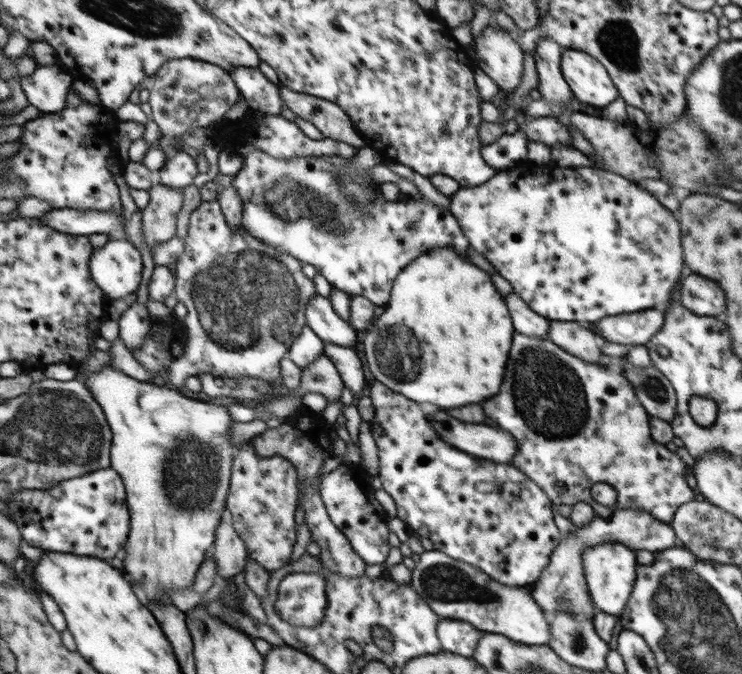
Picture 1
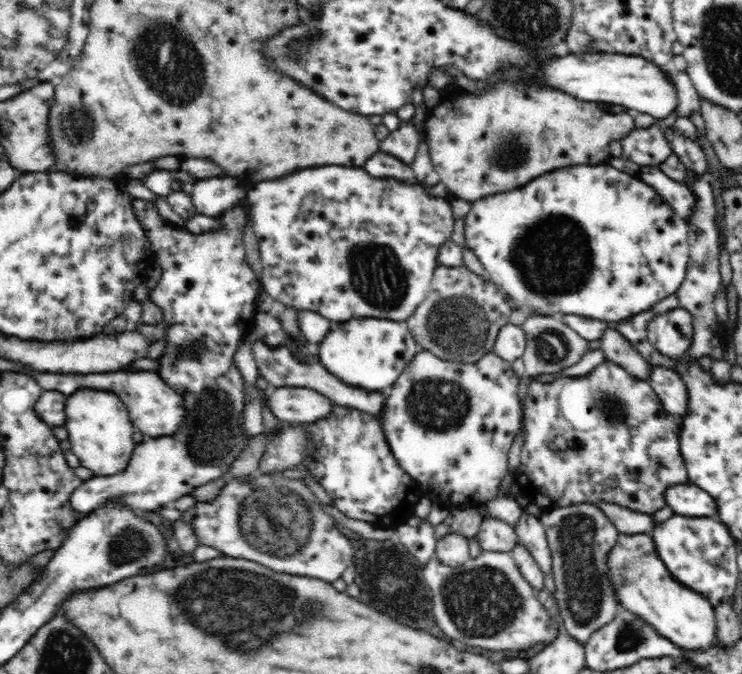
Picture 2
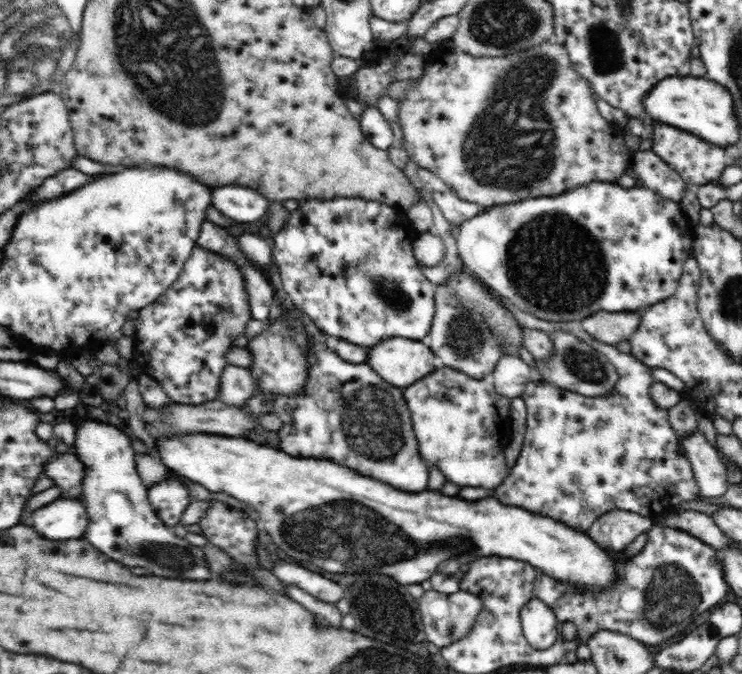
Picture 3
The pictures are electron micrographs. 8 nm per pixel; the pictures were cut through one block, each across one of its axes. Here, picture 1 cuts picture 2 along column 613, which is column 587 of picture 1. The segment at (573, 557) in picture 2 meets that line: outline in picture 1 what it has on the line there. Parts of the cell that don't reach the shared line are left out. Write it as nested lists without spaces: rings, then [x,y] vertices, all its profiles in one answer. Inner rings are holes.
[[[616,508],[612,516],[602,517],[596,515],[590,523],[576,526],[574,533],[570,537],[560,538],[560,542],[550,555],[548,565],[542,569],[538,581],[529,586],[527,592],[534,598],[534,602],[542,608],[543,613],[549,621],[554,619],[556,612],[566,612],[574,616],[584,616],[592,618],[596,609],[588,585],[584,578],[584,561],[582,561],[582,550],[588,546],[596,546],[602,542],[620,542],[632,548],[632,550],[649,550],[652,553],[676,546],[676,534],[670,523],[656,520],[652,514],[642,512],[642,510],[622,510]]]

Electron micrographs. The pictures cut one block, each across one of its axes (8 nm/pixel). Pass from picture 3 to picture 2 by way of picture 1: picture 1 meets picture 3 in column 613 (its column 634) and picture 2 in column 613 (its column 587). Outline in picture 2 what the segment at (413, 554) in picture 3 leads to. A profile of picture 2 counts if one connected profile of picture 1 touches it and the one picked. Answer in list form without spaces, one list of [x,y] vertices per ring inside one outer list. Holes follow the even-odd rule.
[[[619,533],[617,544],[609,552],[608,582],[618,593],[619,606],[640,615],[678,647],[694,651],[706,651],[712,646],[720,648],[712,603],[672,576],[658,556],[650,533]]]

